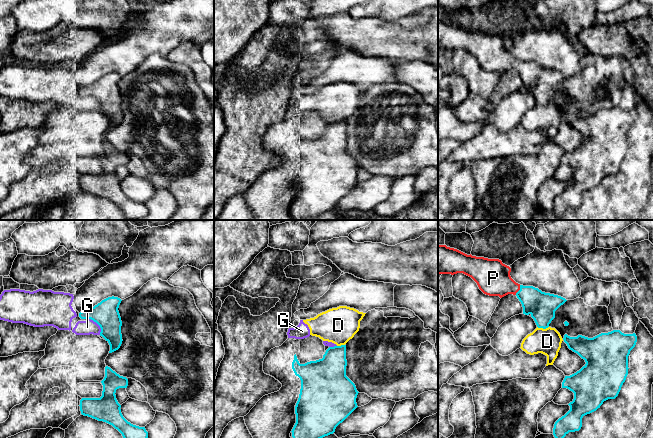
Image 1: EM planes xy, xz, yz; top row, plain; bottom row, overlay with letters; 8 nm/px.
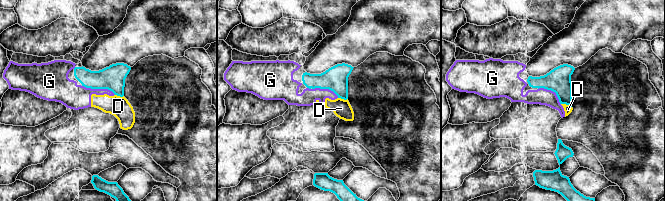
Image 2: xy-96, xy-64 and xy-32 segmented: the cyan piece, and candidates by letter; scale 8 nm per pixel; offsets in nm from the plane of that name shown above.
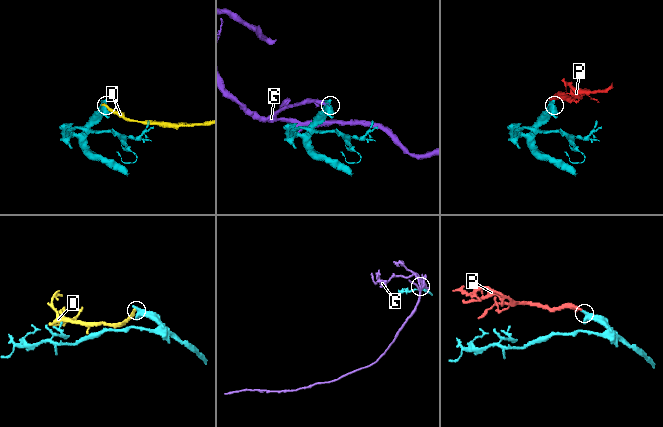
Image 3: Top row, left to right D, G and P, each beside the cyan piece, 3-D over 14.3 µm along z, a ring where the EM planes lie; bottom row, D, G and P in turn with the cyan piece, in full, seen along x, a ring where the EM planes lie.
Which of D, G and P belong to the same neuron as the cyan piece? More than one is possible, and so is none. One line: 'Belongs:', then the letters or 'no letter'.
Belongs: P

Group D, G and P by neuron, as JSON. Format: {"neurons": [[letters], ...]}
{"neurons": [["D", "G"], ["P"]]}

